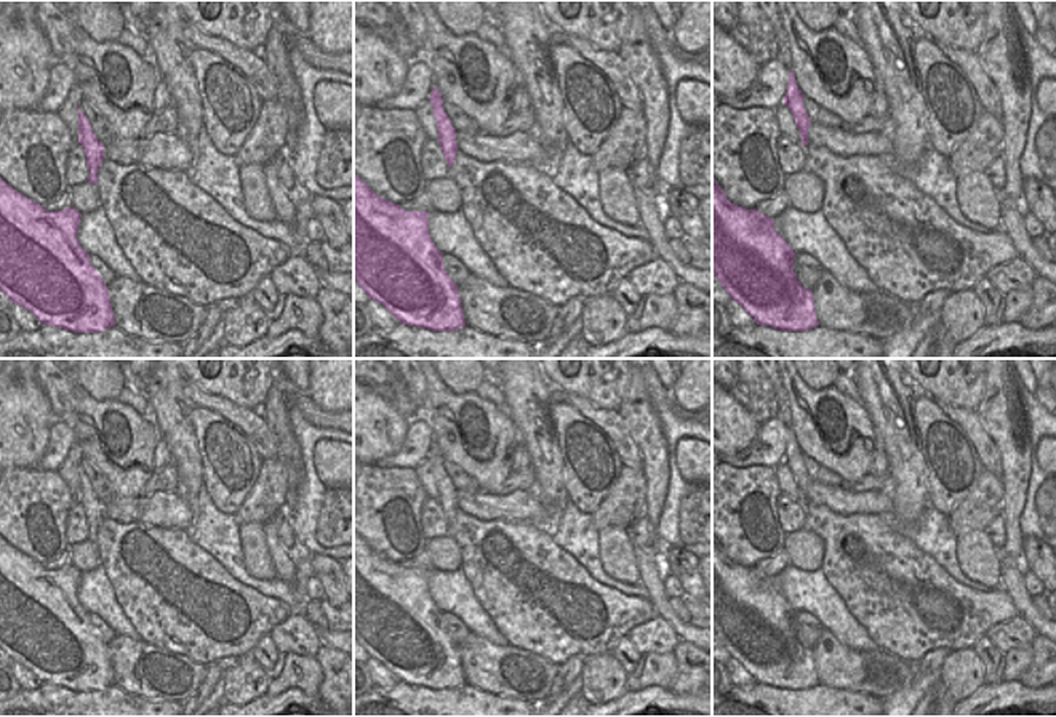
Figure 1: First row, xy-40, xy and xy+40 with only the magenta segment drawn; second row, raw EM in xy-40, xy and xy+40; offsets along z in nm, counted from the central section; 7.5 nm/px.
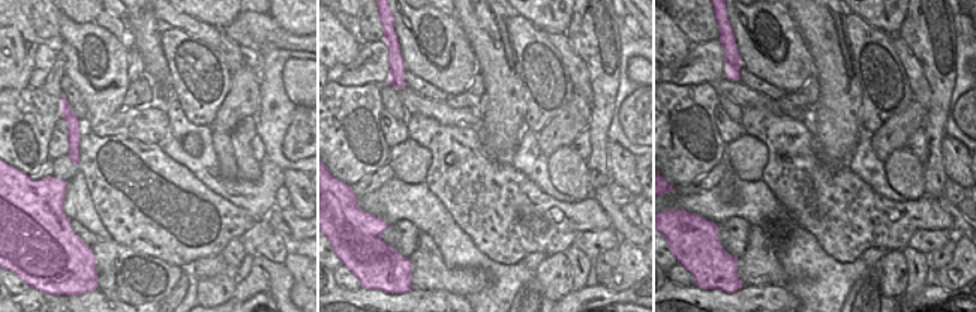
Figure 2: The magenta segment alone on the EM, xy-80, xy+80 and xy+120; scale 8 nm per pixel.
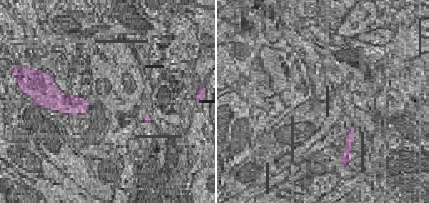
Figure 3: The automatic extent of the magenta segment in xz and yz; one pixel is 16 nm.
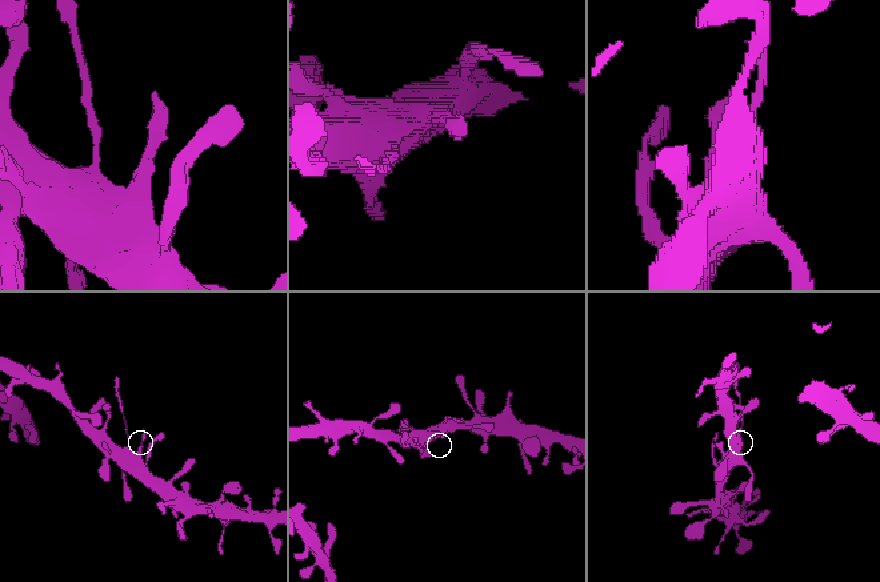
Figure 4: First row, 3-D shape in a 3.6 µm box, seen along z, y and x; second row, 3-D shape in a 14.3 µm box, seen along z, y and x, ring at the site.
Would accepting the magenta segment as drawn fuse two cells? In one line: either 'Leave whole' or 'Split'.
Split

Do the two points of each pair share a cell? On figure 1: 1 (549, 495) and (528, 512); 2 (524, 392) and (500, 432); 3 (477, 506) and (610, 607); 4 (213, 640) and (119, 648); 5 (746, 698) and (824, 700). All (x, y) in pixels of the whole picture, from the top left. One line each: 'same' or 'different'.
1: different
2: different
3: different
4: different
5: same

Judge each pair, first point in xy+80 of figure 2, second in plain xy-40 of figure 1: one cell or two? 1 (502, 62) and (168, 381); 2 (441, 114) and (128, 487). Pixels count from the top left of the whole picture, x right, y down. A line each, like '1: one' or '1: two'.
1: one
2: two

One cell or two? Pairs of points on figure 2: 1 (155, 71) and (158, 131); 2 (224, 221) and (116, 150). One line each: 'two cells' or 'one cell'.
1: two cells
2: one cell

